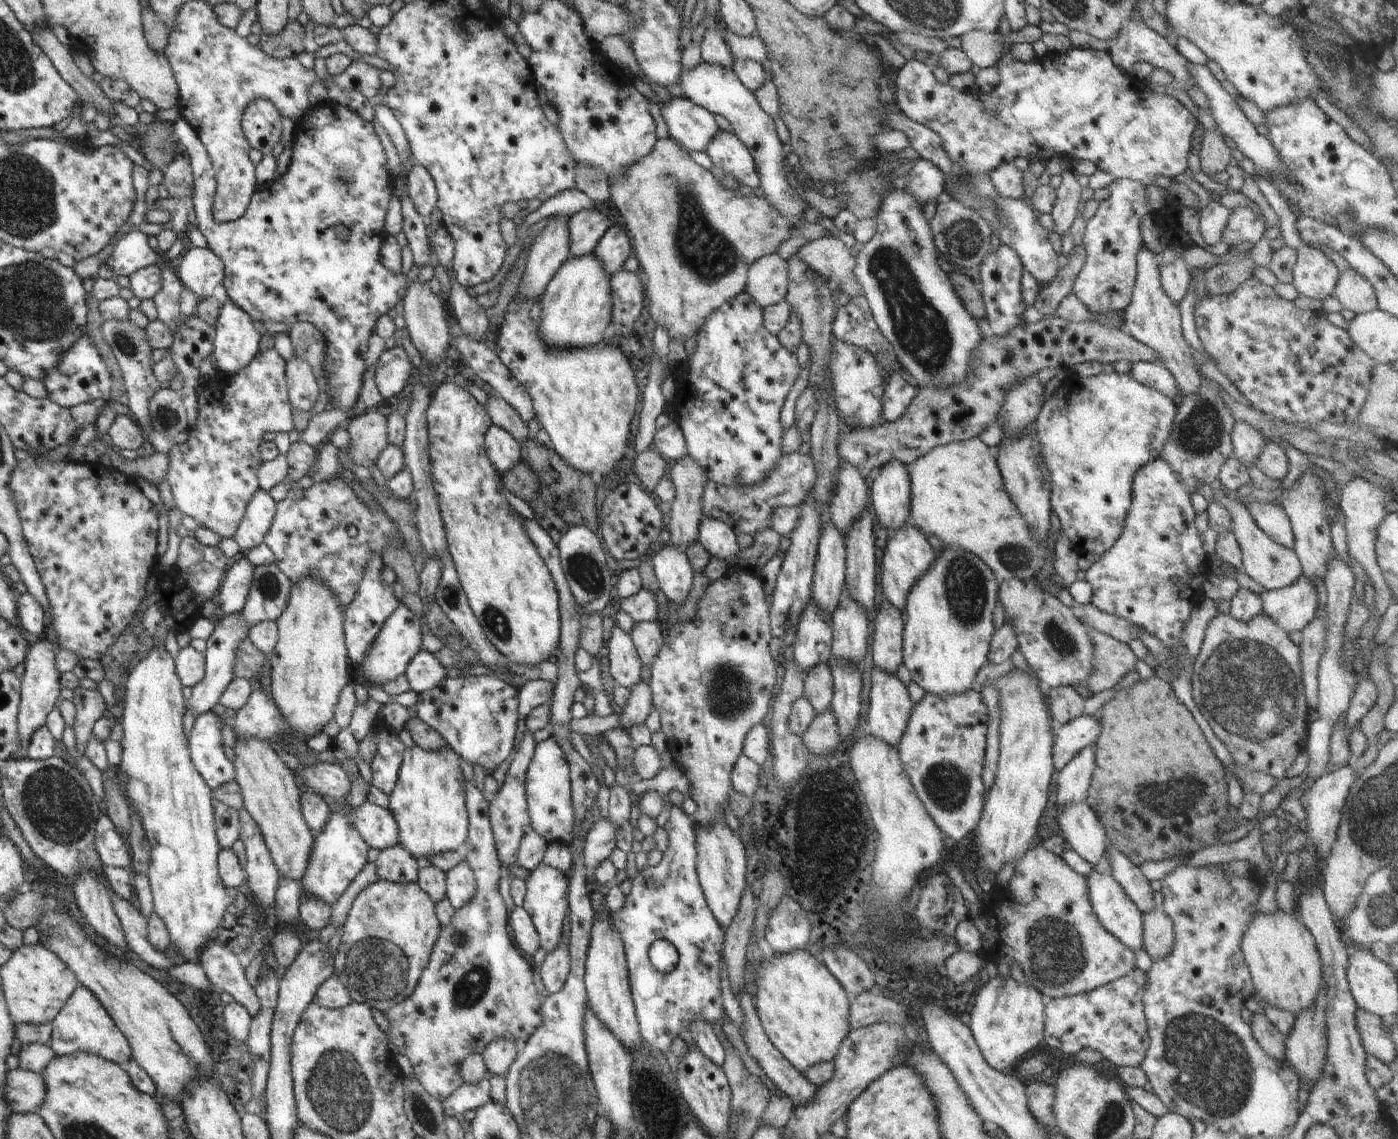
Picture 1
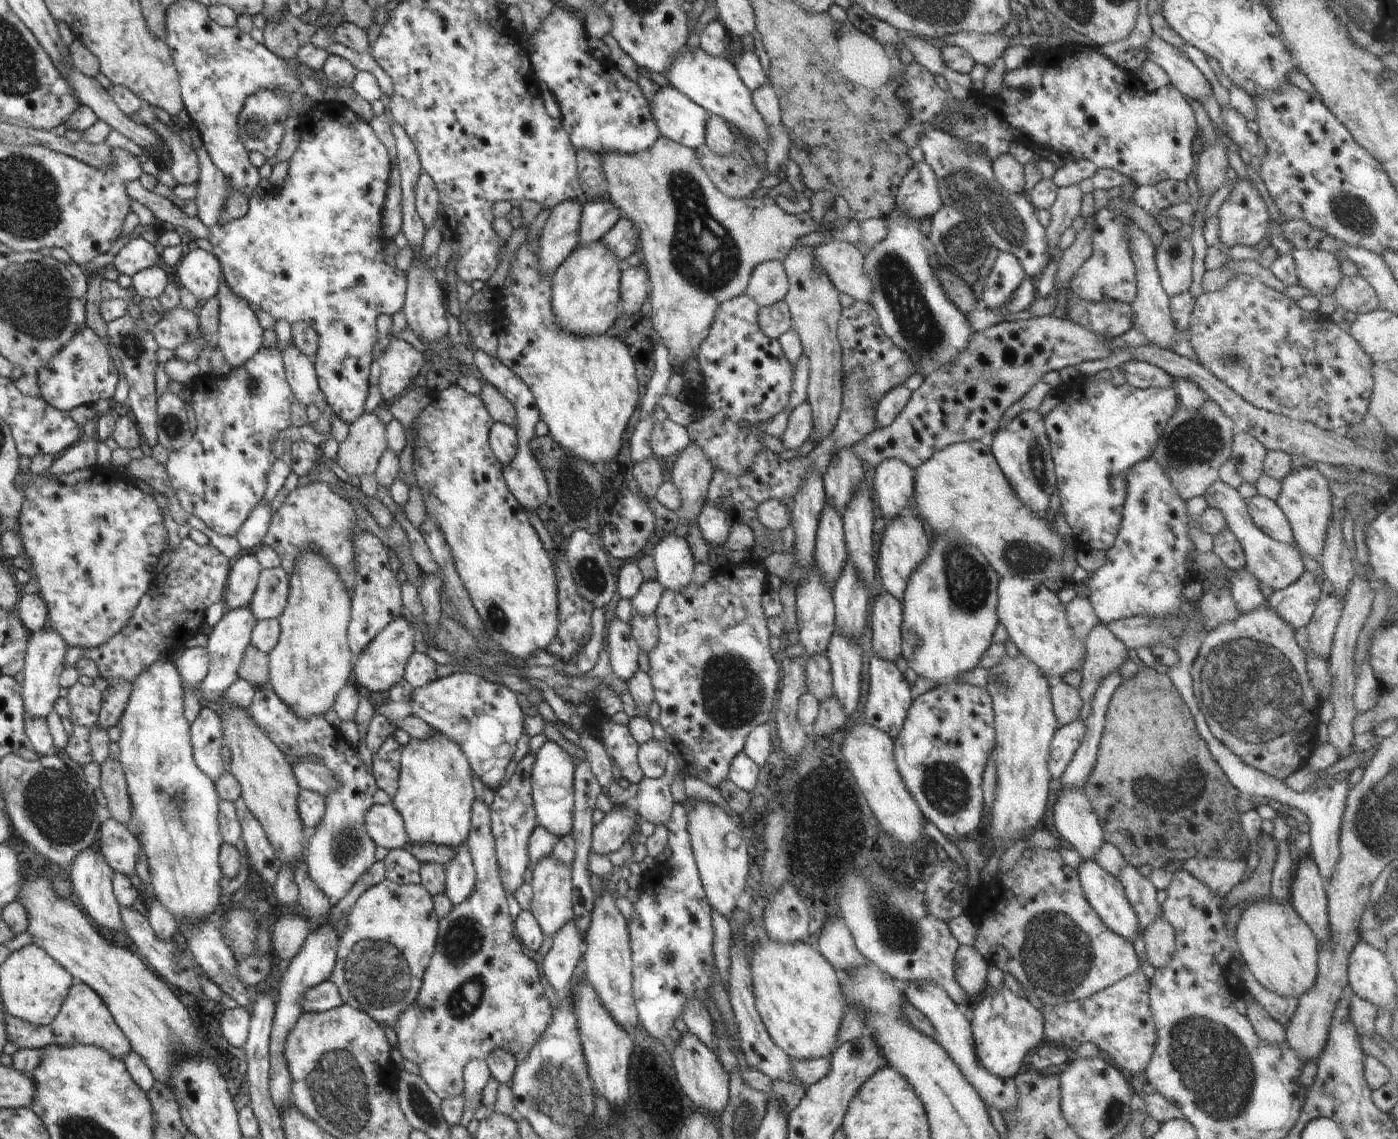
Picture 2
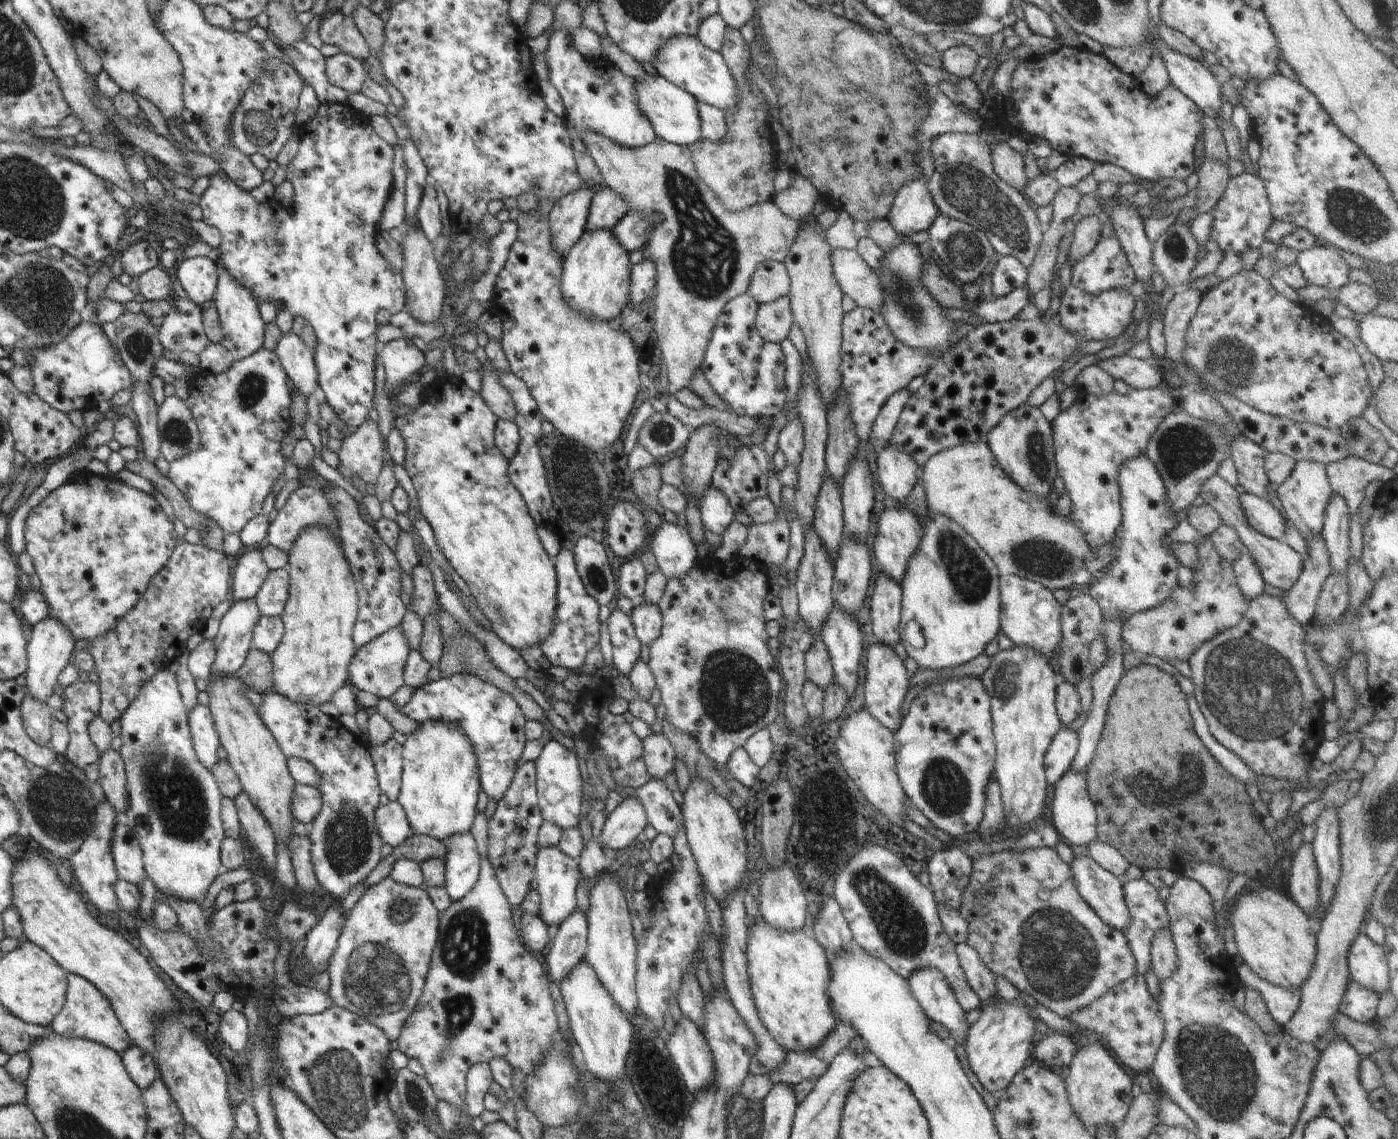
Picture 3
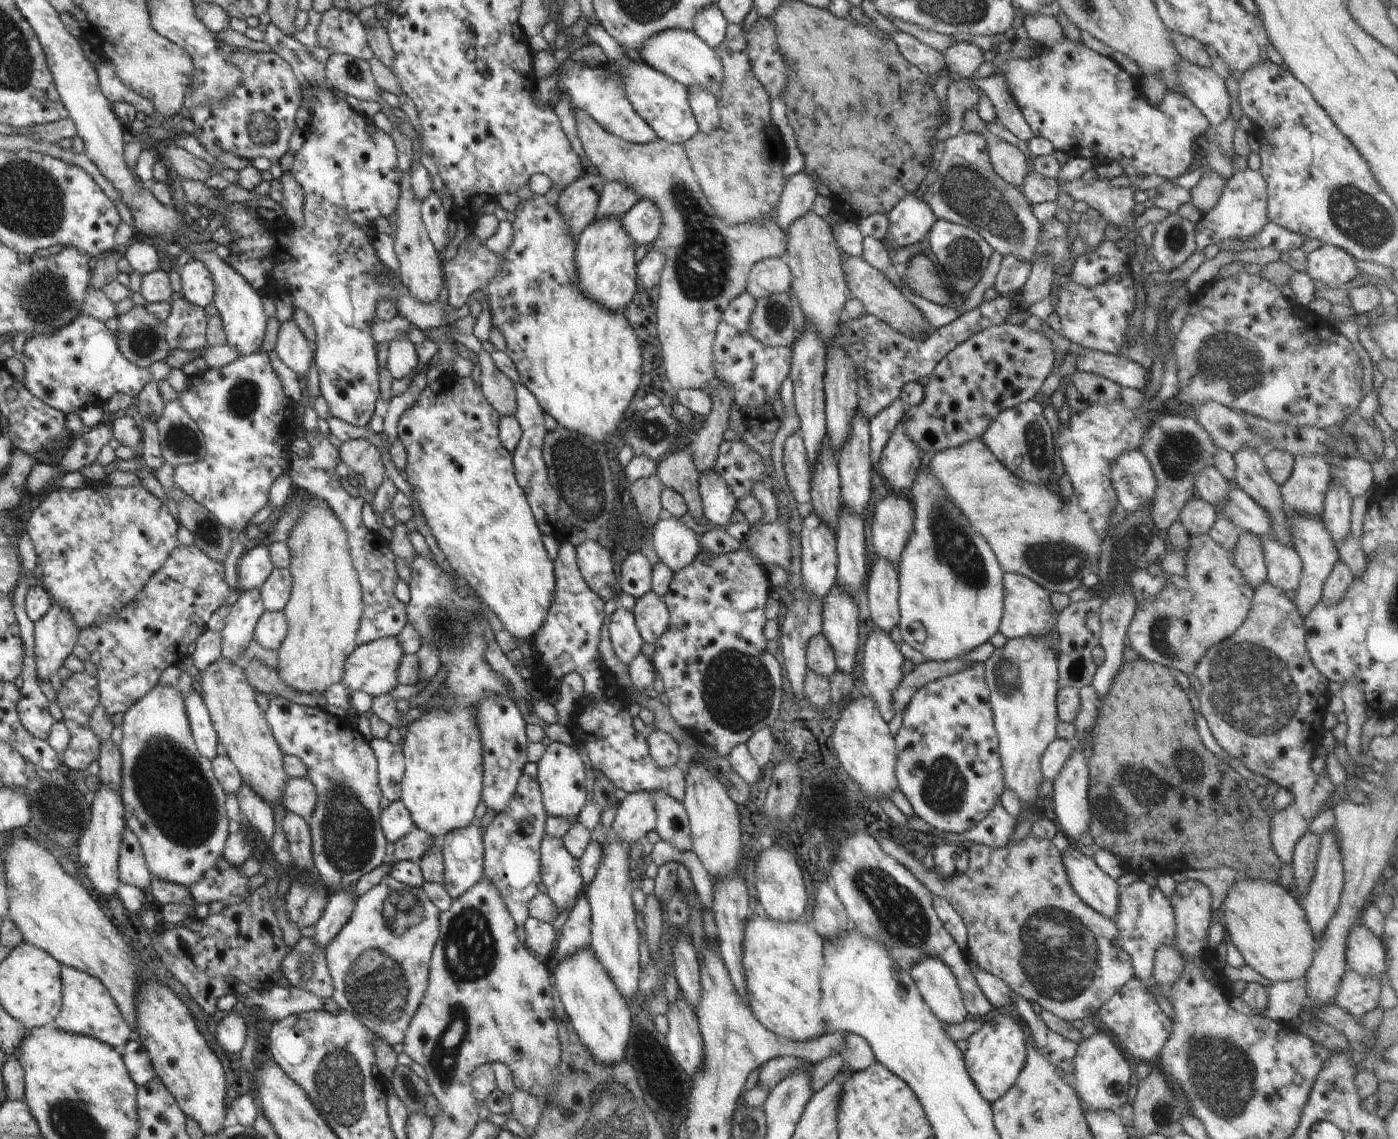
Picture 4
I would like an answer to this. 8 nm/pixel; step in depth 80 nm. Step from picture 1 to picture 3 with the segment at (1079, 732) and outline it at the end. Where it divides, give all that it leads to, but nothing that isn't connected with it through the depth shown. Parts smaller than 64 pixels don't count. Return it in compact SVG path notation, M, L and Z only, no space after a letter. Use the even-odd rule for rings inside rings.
M1063 726L1051 740L1044 757L1045 777L1050 784L1056 784L1060 777L1073 765L1072 761L1079 745L1078 731Z

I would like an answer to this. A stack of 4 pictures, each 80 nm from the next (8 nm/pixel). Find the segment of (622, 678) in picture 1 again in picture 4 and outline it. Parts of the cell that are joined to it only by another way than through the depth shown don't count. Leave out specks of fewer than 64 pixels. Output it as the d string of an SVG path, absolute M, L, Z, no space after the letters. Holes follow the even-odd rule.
M618 606L611 614L610 638L616 656L629 665L641 653L645 640L639 633L633 612Z

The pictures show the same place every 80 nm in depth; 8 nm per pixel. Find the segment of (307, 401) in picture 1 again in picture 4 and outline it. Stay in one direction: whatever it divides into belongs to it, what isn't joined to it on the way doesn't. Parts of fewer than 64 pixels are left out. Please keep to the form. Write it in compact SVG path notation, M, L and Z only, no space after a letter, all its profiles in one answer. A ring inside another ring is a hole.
M293 318L281 324L275 350L280 360L297 375L306 374L314 363L314 348Z

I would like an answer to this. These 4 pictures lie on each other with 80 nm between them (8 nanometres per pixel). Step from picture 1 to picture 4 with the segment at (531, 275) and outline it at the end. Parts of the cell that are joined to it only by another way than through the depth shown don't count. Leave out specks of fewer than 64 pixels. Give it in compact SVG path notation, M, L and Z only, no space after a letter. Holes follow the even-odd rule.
M586 169L578 179L563 188L563 192L556 206L565 218L565 223L569 224L569 233L574 238L597 218L599 198L603 191L604 184L606 184L606 181L602 175L593 169Z

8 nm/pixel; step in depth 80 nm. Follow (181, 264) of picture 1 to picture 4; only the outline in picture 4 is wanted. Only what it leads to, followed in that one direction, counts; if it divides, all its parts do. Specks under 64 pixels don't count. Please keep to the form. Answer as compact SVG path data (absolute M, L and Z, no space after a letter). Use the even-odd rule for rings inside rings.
M190 259L176 270L181 276L180 296L204 308L212 304L215 288L210 271L204 263Z

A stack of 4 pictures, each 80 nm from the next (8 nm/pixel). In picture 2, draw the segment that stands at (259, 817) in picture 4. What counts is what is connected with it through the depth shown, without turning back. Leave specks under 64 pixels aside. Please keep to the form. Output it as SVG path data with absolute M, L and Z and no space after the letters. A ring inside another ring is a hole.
M240 797L233 803L235 804L241 826L240 841L246 846L247 854L252 859L251 864L260 876L260 881L273 888L281 867L280 859L267 839L262 825L249 811L244 799Z

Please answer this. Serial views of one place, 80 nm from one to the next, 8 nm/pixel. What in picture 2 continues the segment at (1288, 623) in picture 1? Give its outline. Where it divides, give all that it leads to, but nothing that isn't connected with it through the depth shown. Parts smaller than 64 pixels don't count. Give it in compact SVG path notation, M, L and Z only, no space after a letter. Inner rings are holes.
M1306 569L1295 583L1275 591L1266 602L1295 629L1306 627L1319 601L1321 584L1322 580Z

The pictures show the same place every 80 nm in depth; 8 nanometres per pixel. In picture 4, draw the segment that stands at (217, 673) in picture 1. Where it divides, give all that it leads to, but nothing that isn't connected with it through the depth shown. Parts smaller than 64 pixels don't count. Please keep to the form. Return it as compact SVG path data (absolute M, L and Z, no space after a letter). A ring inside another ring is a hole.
M259 589L240 591L239 597L226 617L222 637L221 656L241 664L241 650L254 639L255 626L265 611Z

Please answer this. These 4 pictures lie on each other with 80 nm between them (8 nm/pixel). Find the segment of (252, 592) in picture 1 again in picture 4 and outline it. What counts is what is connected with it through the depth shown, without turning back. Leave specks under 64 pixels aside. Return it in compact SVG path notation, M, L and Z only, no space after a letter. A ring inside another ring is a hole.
M274 567L259 588L266 611L283 612L291 595L293 576L289 569Z

